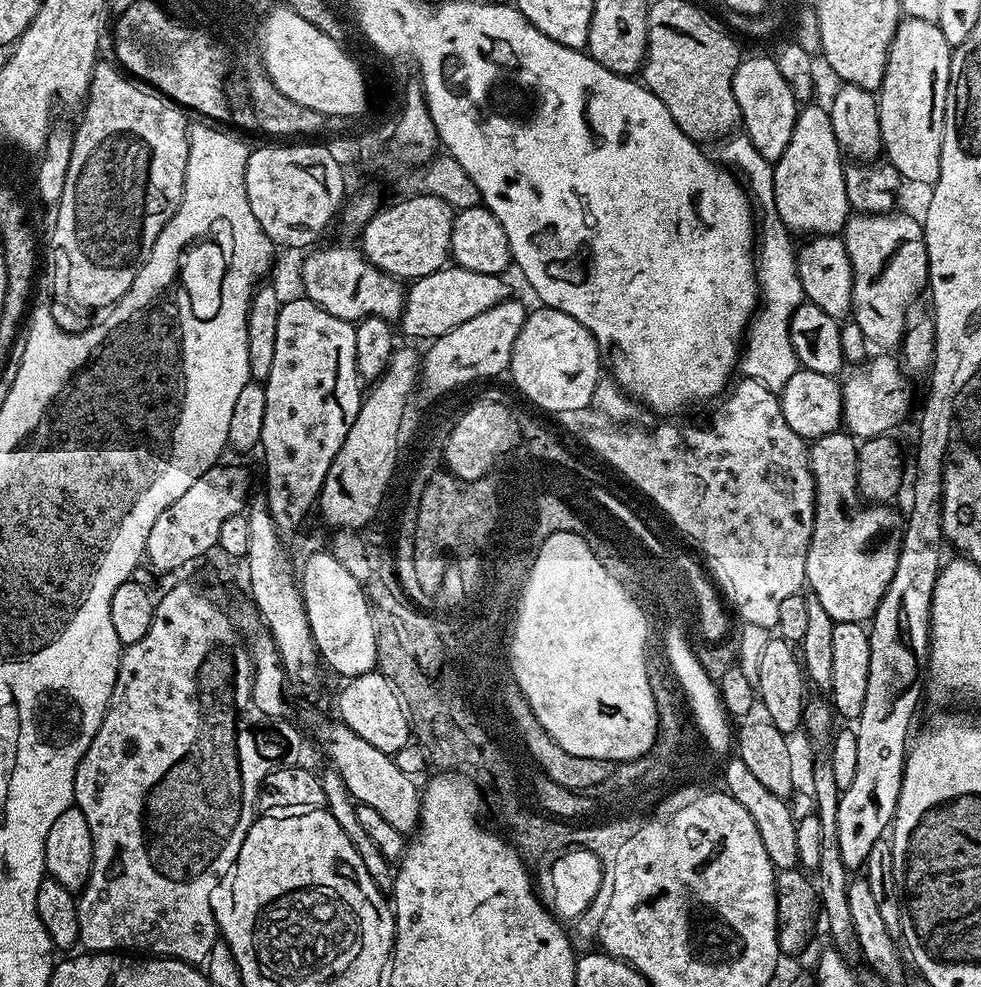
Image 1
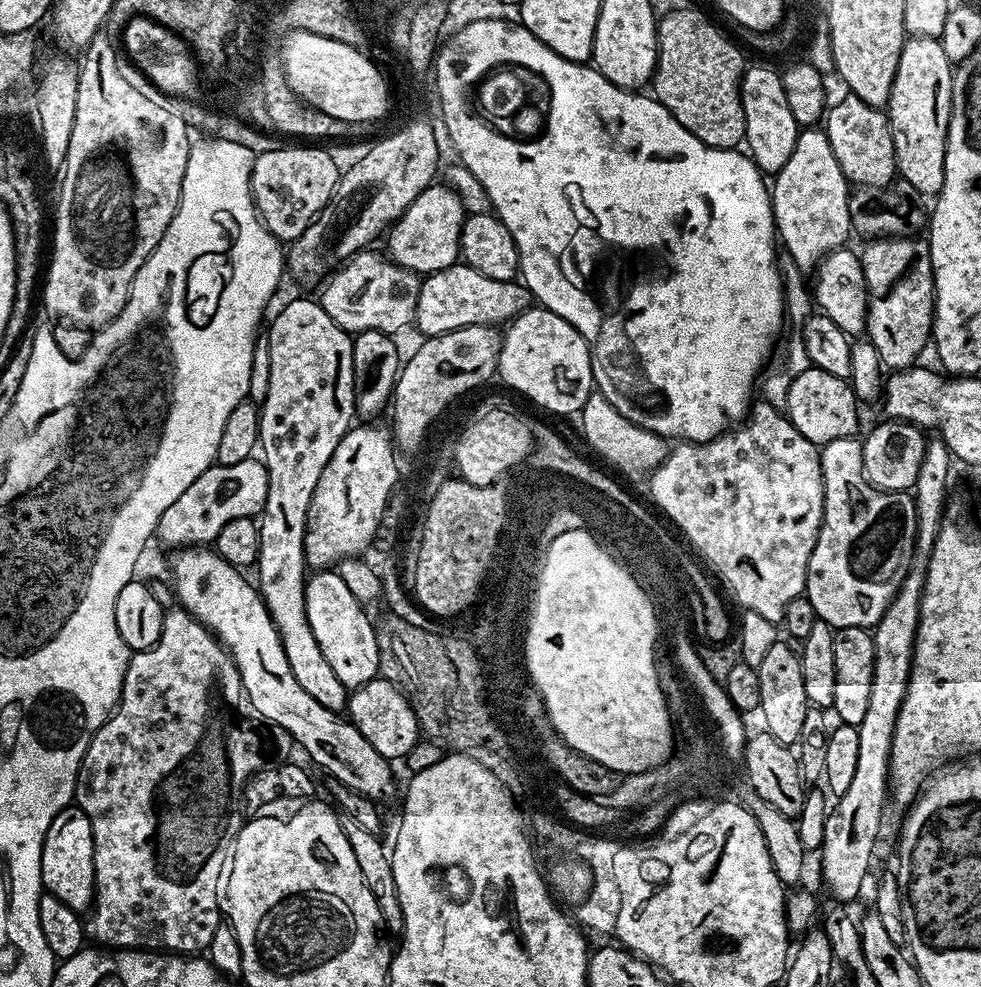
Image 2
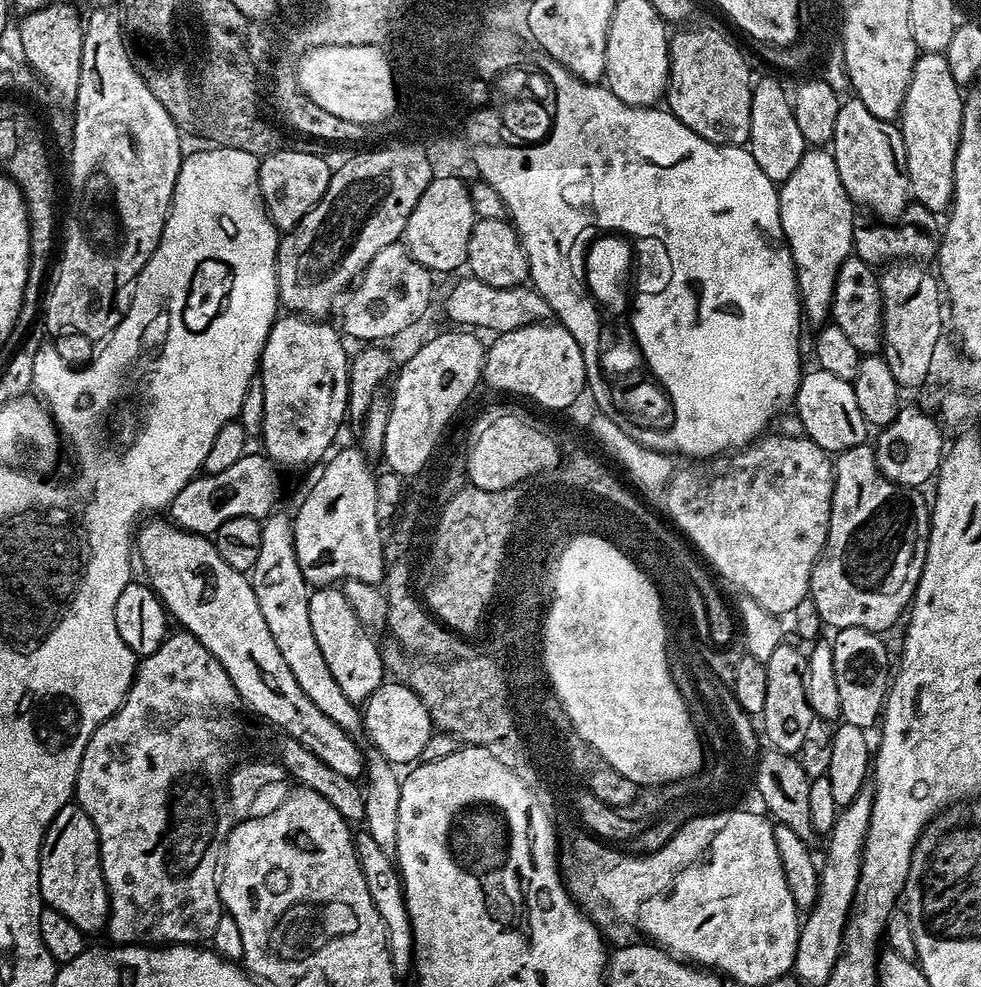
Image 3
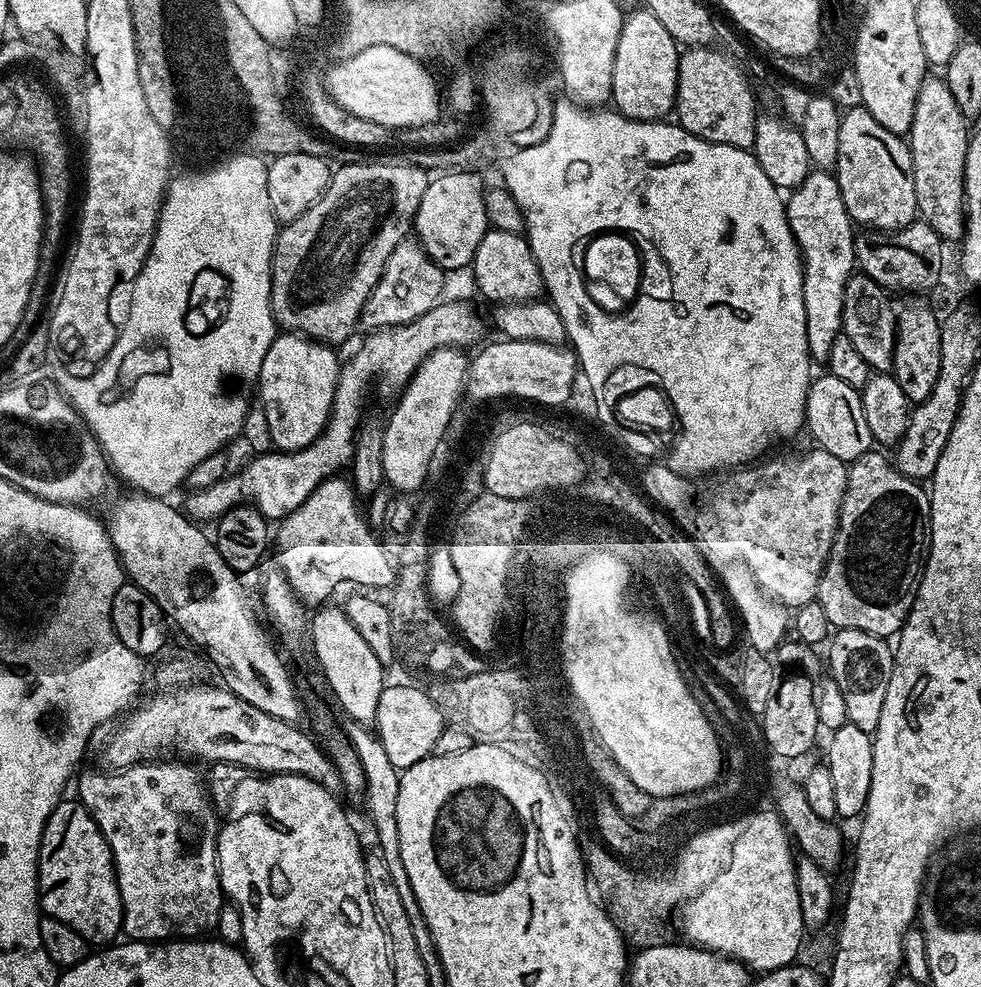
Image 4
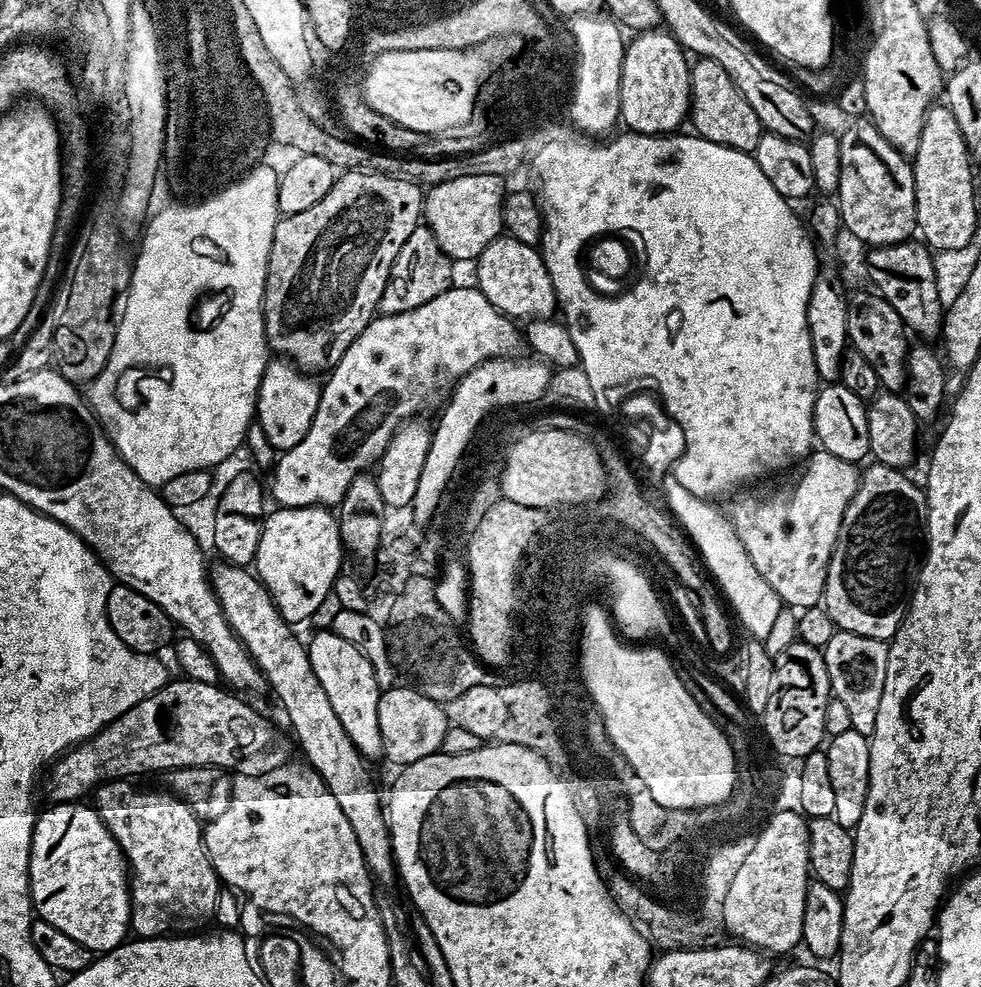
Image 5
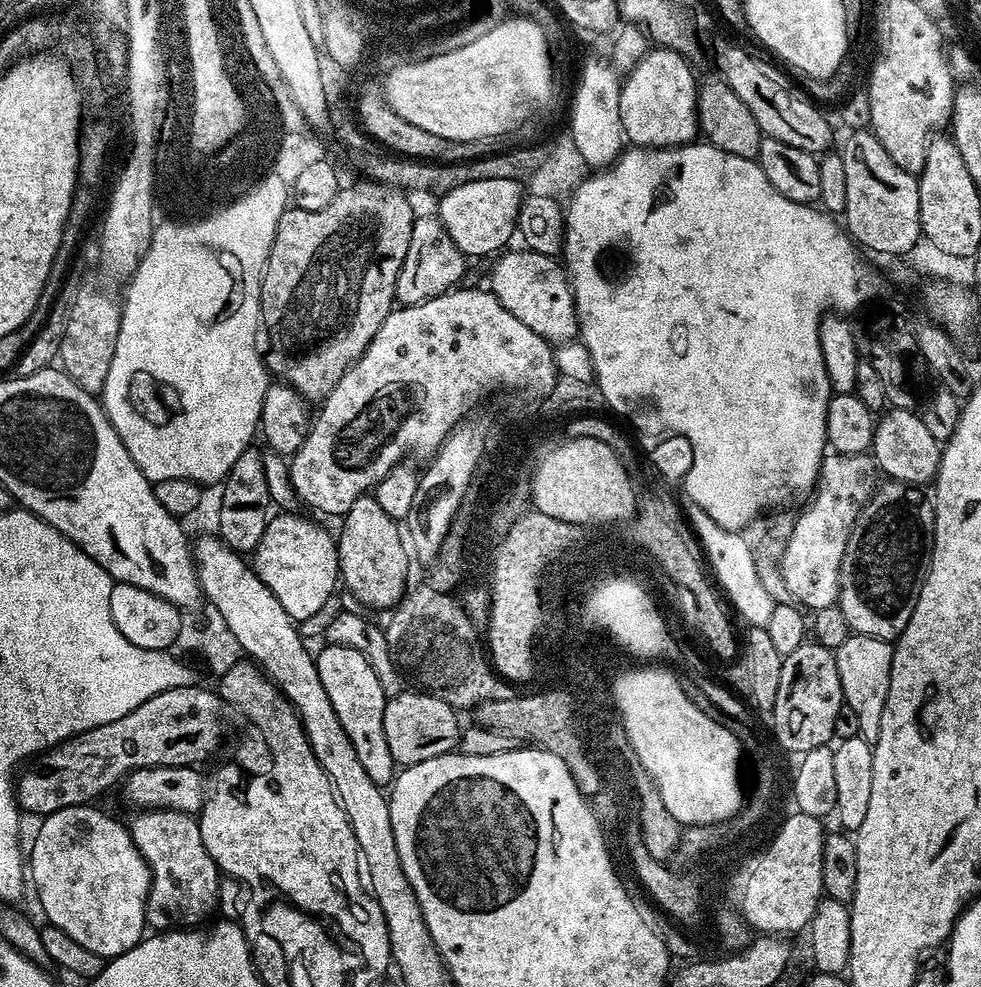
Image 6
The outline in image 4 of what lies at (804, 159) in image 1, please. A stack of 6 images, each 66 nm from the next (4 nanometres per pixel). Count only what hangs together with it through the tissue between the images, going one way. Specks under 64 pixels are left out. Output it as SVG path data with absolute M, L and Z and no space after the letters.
M828 170L809 171L806 179L794 189L786 200L786 211L790 230L800 247L800 259L804 261L804 281L802 282L802 302L806 306L806 342L808 353L813 361L827 361L830 346L834 346L834 338L842 332L842 298L846 294L846 282L854 274L856 262L856 237L850 214L846 210L846 202L842 202L842 190L838 186L835 175Z

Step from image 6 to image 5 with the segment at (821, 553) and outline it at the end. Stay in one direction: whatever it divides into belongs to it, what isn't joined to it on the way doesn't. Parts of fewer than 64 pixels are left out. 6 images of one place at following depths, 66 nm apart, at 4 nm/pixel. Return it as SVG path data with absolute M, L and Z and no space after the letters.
M823 450L813 451L807 464L804 477L793 486L788 500L740 494L731 501L732 512L730 508L731 522L742 546L746 546L746 554L750 554L750 562L780 595L781 605L793 610L815 608L823 601L830 558L862 475L853 461L834 458Z

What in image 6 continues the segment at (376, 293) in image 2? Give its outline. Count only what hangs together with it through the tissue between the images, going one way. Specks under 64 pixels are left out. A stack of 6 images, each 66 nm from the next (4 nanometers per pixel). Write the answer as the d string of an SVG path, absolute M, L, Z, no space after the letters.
M417 215L412 221L410 234L410 250L406 250L406 258L402 262L402 270L398 270L396 283L396 300L401 305L420 304L435 296L442 295L453 286L459 285L464 276L466 257L454 246L450 234L444 229L439 215Z

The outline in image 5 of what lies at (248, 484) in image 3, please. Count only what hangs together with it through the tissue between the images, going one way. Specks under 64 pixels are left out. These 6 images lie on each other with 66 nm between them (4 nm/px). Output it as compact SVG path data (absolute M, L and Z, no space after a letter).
M475 286L447 288L445 292L438 294L438 298L430 298L430 302L422 302L422 306L414 306L414 310L406 310L402 314L390 314L389 316L377 314L373 316L366 326L366 330L362 330L362 334L358 334L358 338L354 338L354 342L350 342L350 350L346 350L346 354L342 354L342 358L336 363L335 368L327 373L326 379L328 381L323 381L318 410L314 414L314 422L310 422L310 430L306 430L306 438L302 438L302 442L298 442L298 446L283 449L277 455L276 463L270 469L270 475L272 475L271 499L273 496L277 500L275 503L281 508L315 508L317 506L339 505L346 496L348 487L354 481L355 476L360 473L367 473L379 461L384 451L388 449L388 445L392 443L392 435L396 433L396 429L402 424L407 424L409 420L419 417L420 411L435 398L436 391L447 380L456 382L467 372L474 370L474 366L478 366L482 362L497 358L512 358L519 353L516 351L519 350L520 344L522 348L522 332L519 327L517 329L516 327L518 327L517 321L513 317L499 312L486 298L486 294L482 294L480 289Z

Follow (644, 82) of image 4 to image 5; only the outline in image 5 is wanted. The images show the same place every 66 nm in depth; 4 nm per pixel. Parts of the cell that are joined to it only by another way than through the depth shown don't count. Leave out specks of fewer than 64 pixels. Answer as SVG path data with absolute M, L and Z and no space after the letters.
M666 30L642 32L631 37L624 49L620 79L620 120L630 132L663 136L685 123L692 102L692 70L685 49Z

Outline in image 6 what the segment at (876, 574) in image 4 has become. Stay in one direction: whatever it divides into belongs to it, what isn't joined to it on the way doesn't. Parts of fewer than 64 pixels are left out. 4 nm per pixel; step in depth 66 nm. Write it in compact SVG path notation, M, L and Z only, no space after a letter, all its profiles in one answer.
M885 479L877 483L872 497L862 506L858 518L854 518L850 538L846 538L846 554L842 554L838 607L842 610L842 618L846 618L849 629L857 636L895 641L896 637L902 634L902 630L906 630L910 614L914 614L914 606L918 602L918 594L928 572L928 560L932 556L936 513L933 501L920 500L920 492L919 487Z

